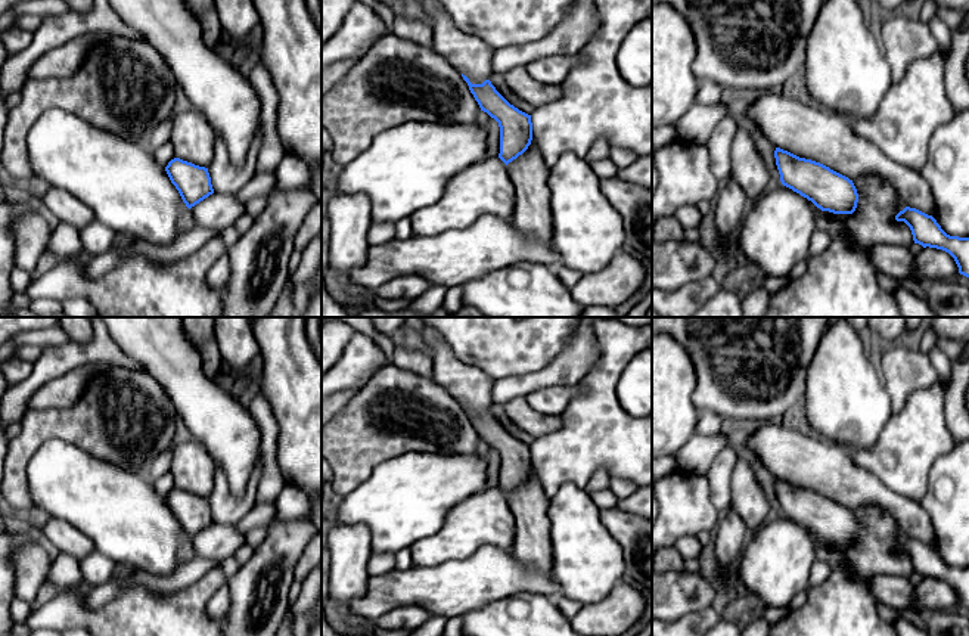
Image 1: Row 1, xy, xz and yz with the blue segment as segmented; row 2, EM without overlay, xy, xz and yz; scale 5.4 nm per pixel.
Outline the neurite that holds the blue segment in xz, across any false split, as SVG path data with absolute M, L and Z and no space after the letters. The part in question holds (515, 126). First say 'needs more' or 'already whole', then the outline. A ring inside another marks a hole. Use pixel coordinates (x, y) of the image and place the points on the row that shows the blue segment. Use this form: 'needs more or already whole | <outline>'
needs more | M466 75L462 77L481 111L499 122L499 158L506 164L516 196L512 223L538 243L552 248L550 168L532 139L531 115L510 105L490 80L472 84Z

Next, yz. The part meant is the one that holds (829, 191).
needs more | M777 90L755 94L746 115L774 145L776 165L783 186L807 198L822 211L852 214L858 202L852 180L863 174L876 174L894 187L906 205L895 220L910 227L914 243L948 252L959 273L969 277L969 238L950 236L937 223L934 198L923 176L891 161L876 145L857 136L851 121L830 111L801 103Z

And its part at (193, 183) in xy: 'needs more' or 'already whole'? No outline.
needs more

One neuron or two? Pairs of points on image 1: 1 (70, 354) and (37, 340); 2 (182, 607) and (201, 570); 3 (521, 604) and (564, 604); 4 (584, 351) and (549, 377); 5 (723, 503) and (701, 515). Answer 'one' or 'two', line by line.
1: two
2: two
3: two
4: one
5: two

